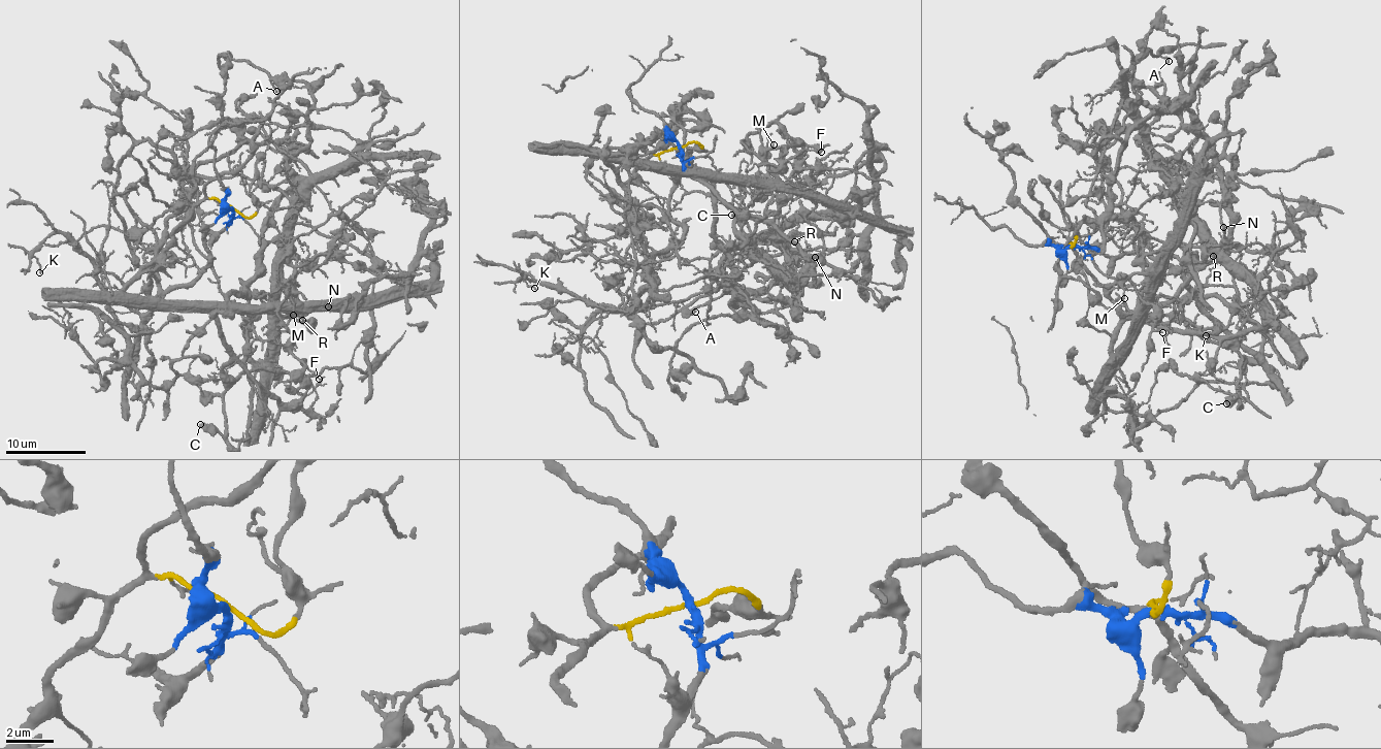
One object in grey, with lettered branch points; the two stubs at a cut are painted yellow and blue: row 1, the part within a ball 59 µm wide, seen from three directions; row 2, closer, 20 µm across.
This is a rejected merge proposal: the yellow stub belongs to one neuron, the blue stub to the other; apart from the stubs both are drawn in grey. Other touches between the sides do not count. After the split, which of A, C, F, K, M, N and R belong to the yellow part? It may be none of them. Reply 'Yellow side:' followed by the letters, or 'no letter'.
Yellow side: A, C, F, M, N, R

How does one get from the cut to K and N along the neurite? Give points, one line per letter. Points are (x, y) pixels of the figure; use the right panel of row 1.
K: (1071, 245), (1159, 258), (1211, 317), (1258, 352), (1262, 343), (1239, 307), (1191, 295), (1182, 310), (1207, 336)
N: (1071, 242), (1117, 311), (1111, 362), (1153, 284), (1143, 259), (1174, 239), (1217, 245), (1223, 227)

